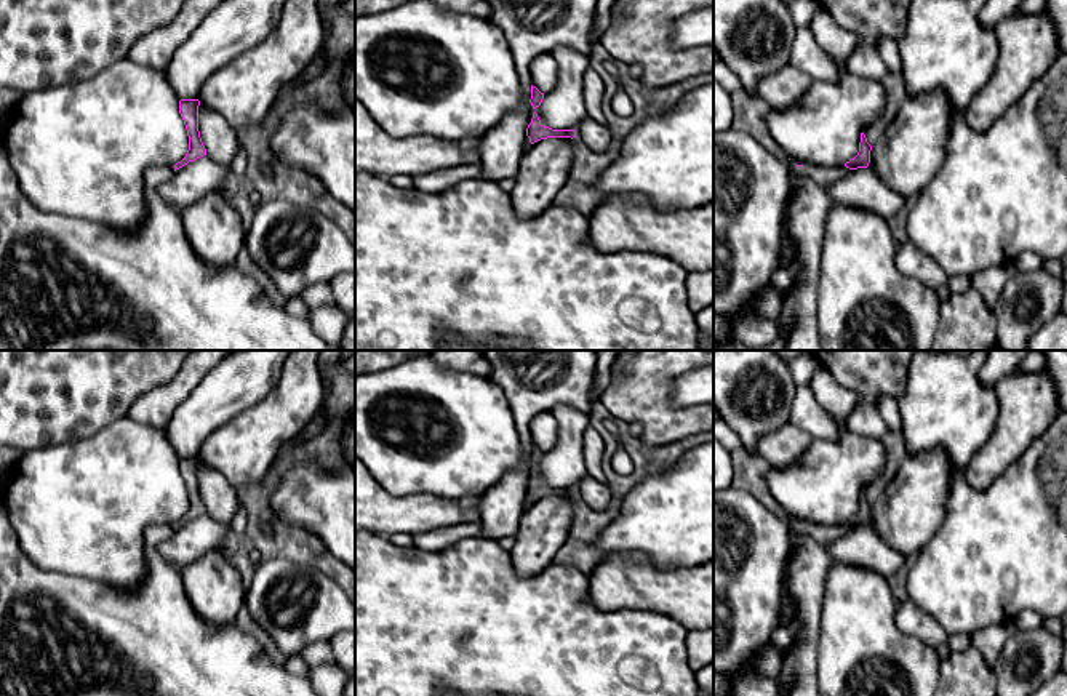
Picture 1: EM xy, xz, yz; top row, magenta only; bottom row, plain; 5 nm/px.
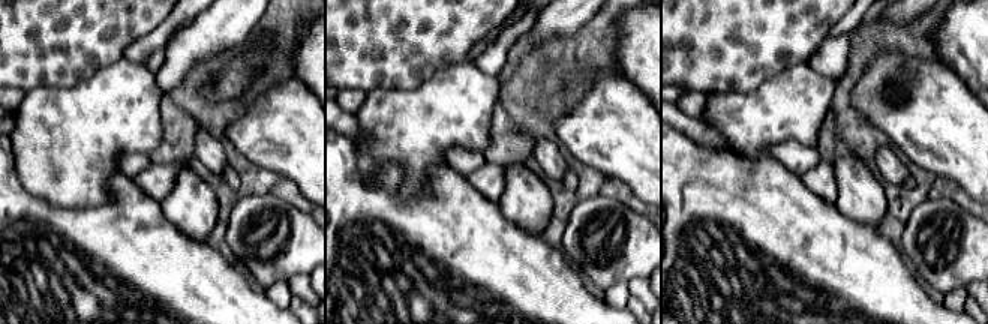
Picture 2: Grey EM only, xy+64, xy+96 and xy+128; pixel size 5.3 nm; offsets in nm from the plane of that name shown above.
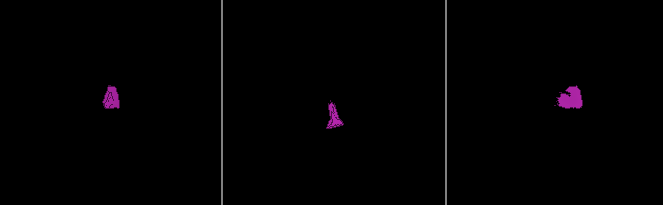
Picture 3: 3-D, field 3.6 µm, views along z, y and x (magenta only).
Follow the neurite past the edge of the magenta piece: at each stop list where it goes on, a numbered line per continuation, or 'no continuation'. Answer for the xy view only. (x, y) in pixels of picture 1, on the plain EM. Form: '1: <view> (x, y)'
1: xy (154, 535)

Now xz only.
1: xz (499, 508)

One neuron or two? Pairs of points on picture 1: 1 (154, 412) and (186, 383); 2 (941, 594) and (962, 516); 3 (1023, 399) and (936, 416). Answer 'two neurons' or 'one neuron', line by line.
1: one neuron
2: one neuron
3: two neurons

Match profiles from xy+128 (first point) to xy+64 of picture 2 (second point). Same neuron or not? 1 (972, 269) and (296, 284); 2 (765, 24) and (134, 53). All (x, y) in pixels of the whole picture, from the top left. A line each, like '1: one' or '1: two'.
1: two
2: two

